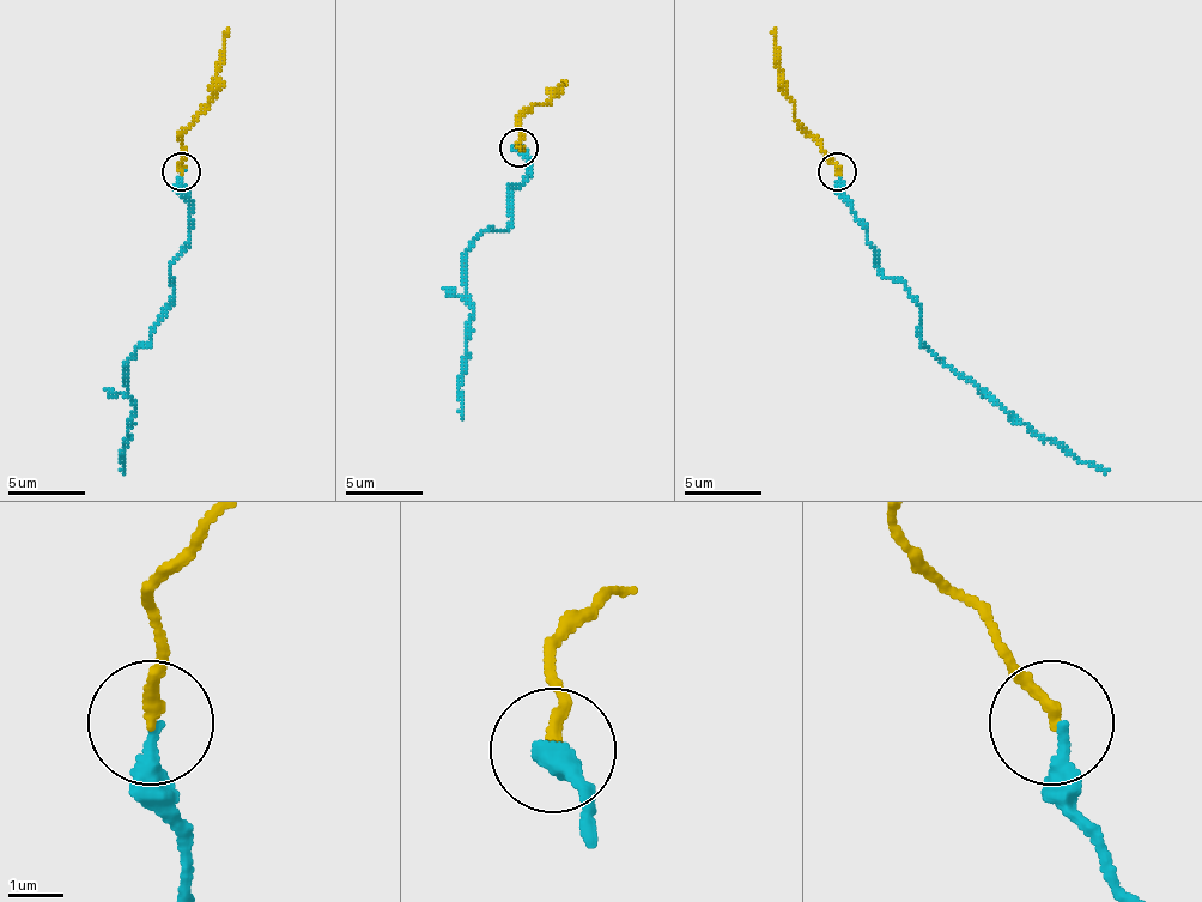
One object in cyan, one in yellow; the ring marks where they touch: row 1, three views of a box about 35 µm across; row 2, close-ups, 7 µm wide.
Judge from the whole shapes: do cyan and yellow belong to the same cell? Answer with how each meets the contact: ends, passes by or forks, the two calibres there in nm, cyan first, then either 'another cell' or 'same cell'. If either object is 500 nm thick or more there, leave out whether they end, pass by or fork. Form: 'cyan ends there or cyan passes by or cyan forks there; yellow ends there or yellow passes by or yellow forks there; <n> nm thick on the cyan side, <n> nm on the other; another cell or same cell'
cyan ends there; yellow ends there; 280 nm thick on the cyan side, 200 nm on the other; same cell

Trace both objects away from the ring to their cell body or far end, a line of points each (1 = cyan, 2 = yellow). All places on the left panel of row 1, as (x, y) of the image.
1: (182, 170), (189, 243), (170, 270), (174, 301), (128, 362), (128, 397), (135, 409), (120, 458), (123, 470)
2: (182, 170), (182, 132), (196, 116), (216, 78), (228, 28)

